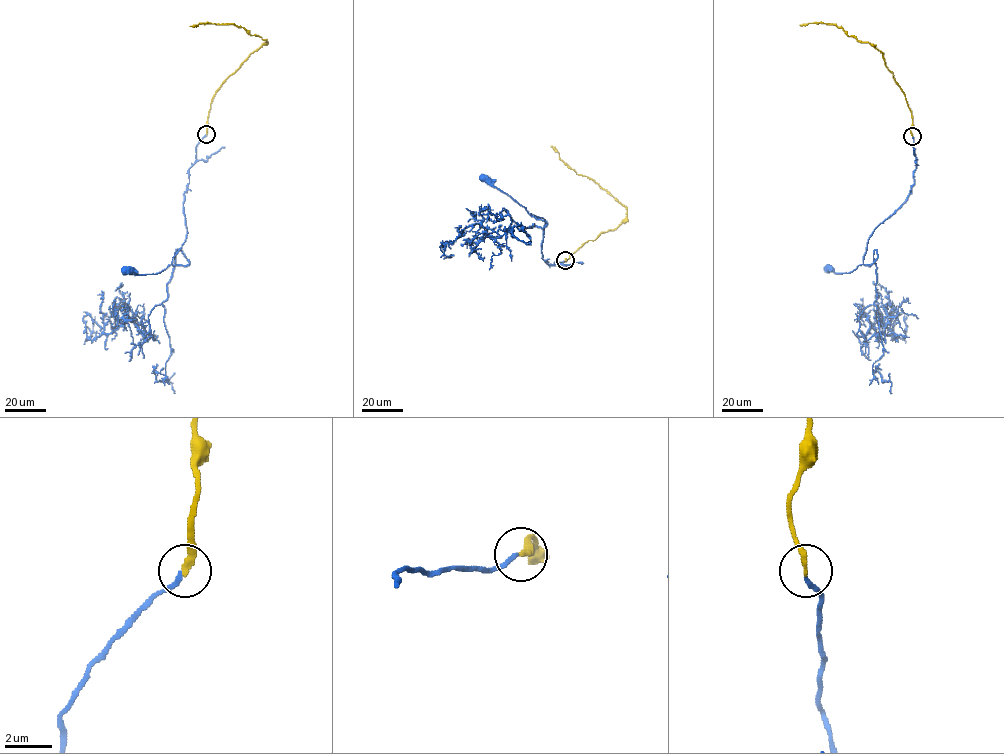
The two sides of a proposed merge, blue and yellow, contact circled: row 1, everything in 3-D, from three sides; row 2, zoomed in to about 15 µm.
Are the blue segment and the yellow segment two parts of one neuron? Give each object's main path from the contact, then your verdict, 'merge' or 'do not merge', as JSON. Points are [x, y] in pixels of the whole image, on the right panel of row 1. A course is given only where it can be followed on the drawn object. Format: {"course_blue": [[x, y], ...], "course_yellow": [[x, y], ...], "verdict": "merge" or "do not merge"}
{"course_blue": [[912, 136], [917, 159], [914, 184], [907, 199], [875, 228], [862, 264], [849, 273], [827, 268]], "course_yellow": [[912, 136], [912, 114], [904, 92], [885, 65], [882, 53], [873, 45], [849, 36], [835, 24], [800, 25]], "verdict": "merge"}

